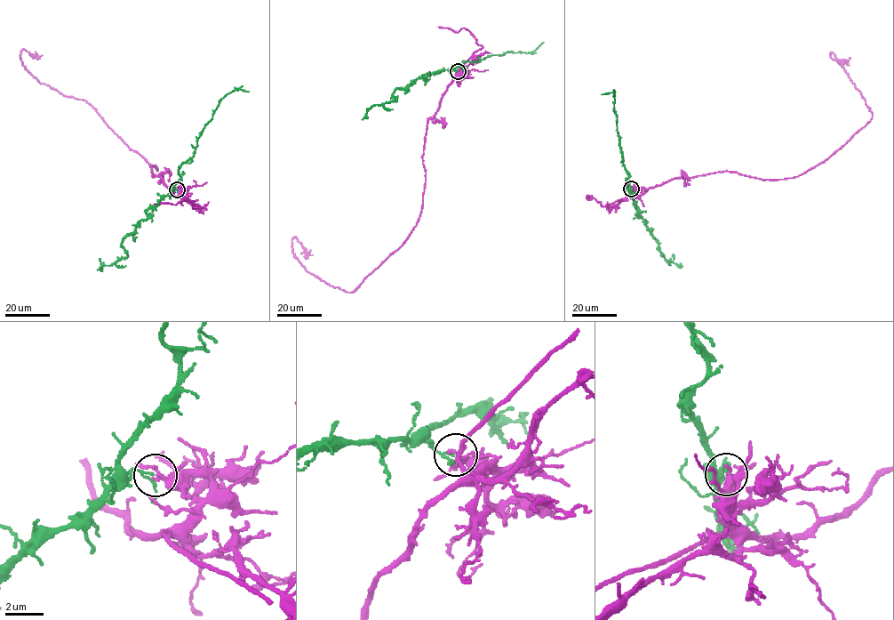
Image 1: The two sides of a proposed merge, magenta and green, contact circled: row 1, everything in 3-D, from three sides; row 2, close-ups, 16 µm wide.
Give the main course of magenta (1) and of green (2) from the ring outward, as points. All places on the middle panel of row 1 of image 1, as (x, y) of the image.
1: (458, 71), (427, 122), (422, 211), (406, 240), (349, 293), (307, 271), (292, 253), (293, 237), (306, 259)
2: (457, 71), (426, 73), (406, 87), (396, 88), (392, 94), (396, 100), (395, 101), (374, 105), (365, 116)

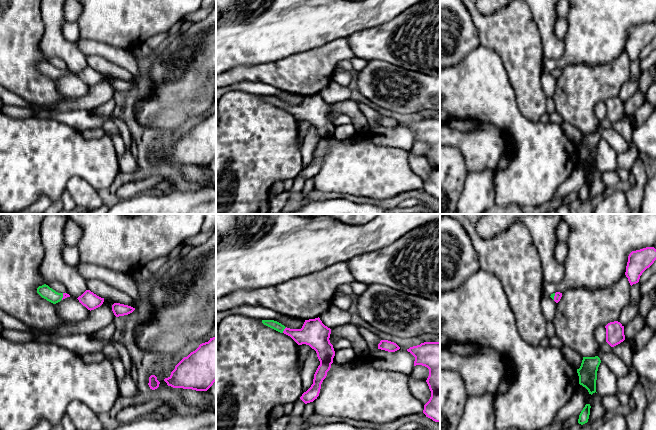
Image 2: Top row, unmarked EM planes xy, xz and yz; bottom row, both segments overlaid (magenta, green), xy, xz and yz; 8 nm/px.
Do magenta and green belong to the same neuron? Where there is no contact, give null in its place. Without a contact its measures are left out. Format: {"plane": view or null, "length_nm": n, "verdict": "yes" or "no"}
{"plane": "xz", "length_nm": 60, "verdict": "no"}

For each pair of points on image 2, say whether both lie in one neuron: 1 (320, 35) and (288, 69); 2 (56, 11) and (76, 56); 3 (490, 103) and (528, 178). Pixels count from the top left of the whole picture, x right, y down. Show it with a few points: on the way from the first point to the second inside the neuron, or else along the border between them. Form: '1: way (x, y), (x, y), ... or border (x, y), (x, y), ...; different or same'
1: border (328, 42), (311, 49), (292, 53), (284, 58); different
2: way (56, 22), (56, 36), (65, 45); same
3: way (510, 118), (528, 138), (528, 158); same

